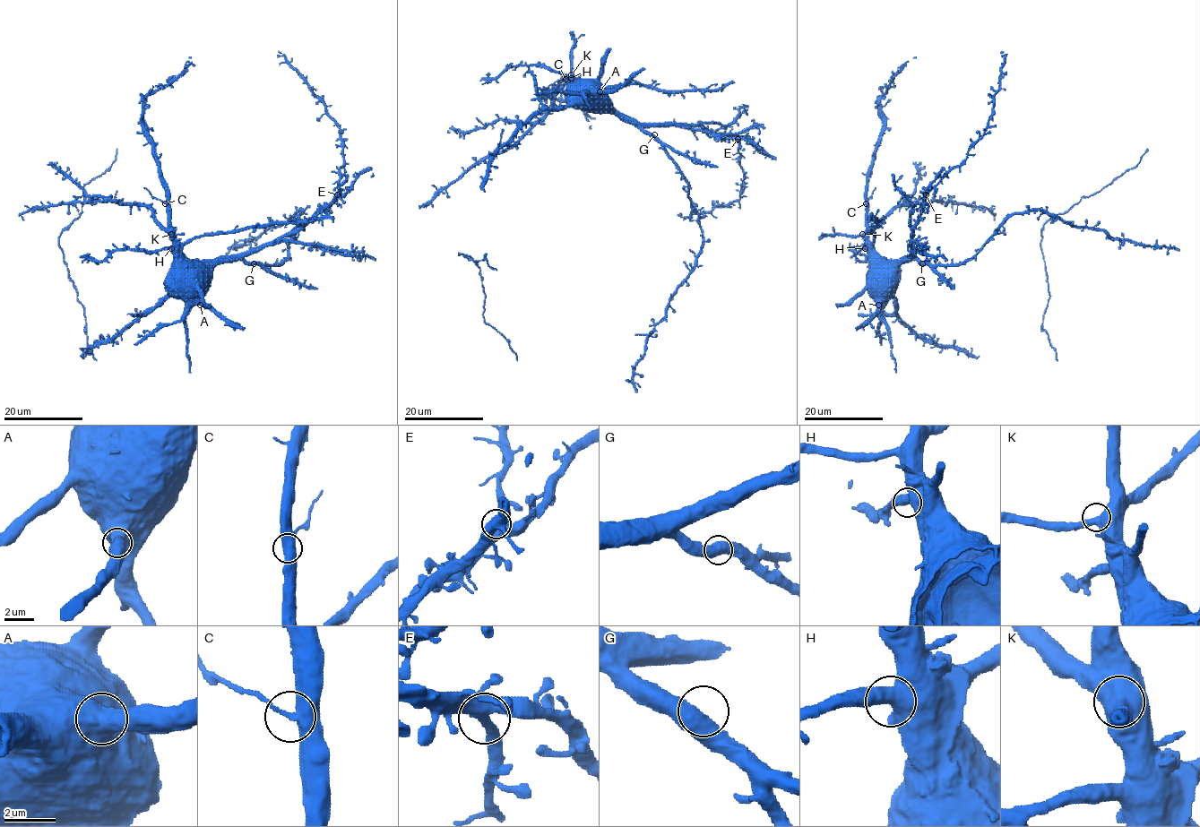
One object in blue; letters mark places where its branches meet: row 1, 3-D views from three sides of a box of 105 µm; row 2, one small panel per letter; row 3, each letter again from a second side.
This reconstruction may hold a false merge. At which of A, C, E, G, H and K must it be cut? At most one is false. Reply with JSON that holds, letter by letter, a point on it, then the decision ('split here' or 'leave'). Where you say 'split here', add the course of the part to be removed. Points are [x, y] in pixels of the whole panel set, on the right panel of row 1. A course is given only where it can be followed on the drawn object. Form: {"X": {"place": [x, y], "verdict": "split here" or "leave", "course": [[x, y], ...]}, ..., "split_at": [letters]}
{"A": {"place": [878, 305], "verdict": "leave"}, "C": {"place": [866, 203], "verdict": "split here", "course": [[866, 203], [876, 187]]}, "E": {"place": [926, 194], "verdict": "leave"}, "G": {"place": [922, 263], "verdict": "leave"}, "H": {"place": [865, 248], "verdict": "leave"}, "K": {"place": [862, 234], "verdict": "leave"}, "split_at": ["C"]}

